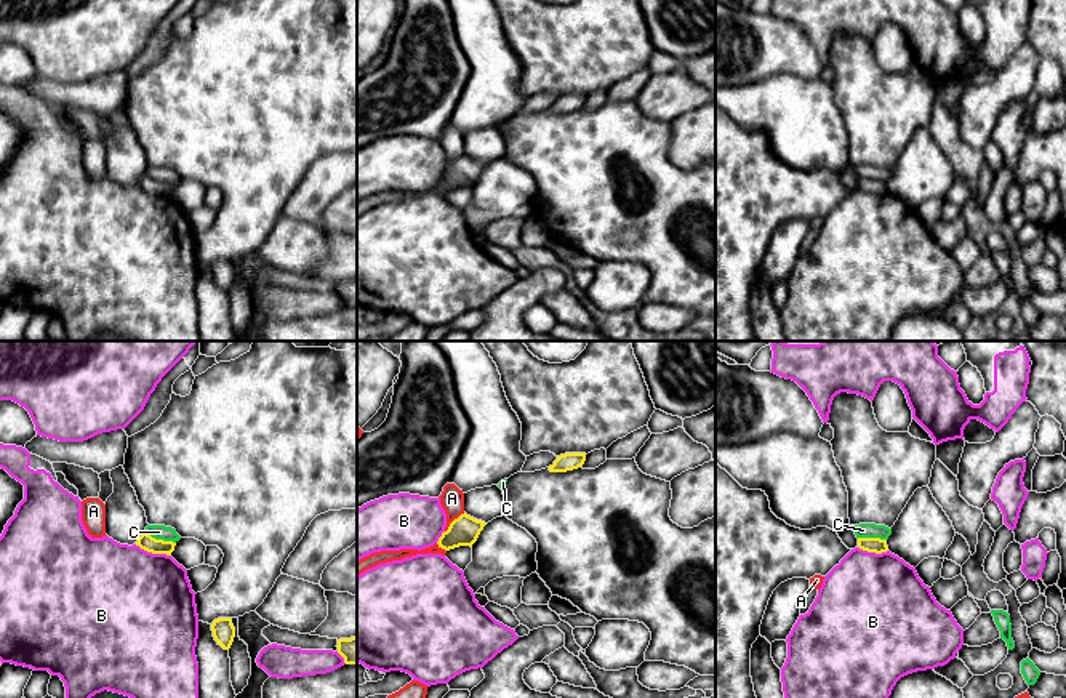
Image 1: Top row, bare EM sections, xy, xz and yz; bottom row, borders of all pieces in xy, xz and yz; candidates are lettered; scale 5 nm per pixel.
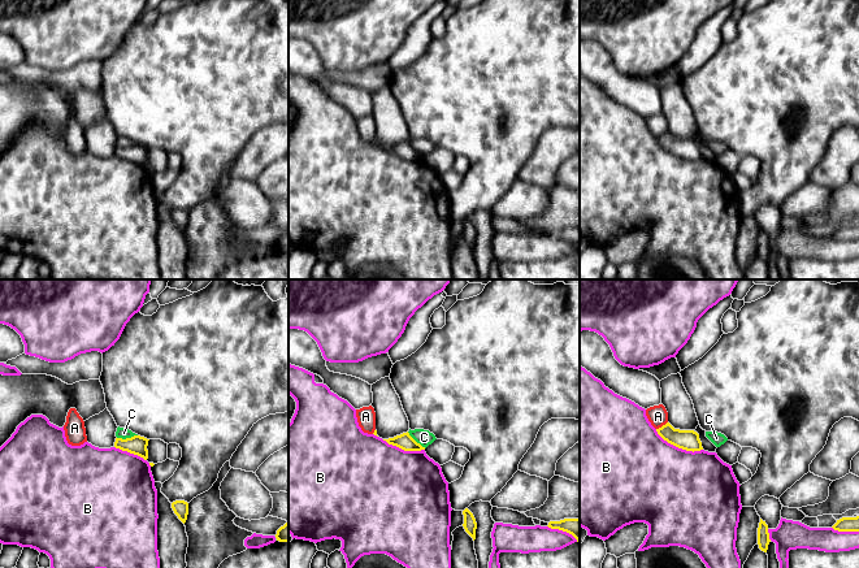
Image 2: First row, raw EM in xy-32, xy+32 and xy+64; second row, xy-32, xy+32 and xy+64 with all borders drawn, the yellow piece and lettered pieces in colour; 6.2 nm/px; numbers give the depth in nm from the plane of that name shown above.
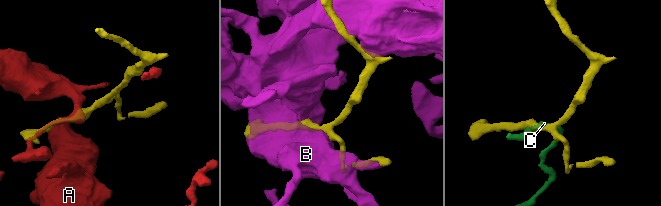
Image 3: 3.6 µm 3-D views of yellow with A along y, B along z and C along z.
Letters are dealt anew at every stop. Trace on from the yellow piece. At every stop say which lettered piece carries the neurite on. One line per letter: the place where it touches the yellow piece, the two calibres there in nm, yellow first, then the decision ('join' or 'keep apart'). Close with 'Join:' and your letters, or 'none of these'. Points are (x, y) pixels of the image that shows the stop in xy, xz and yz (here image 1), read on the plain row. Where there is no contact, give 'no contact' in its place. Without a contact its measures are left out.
A: xz (453, 162) | 150/120 nm | keep apart
B: xy (152, 194) | 80/500 nm | keep apart
C: xy (160, 181) | 80/80 nm | keep apart
Join: none of these

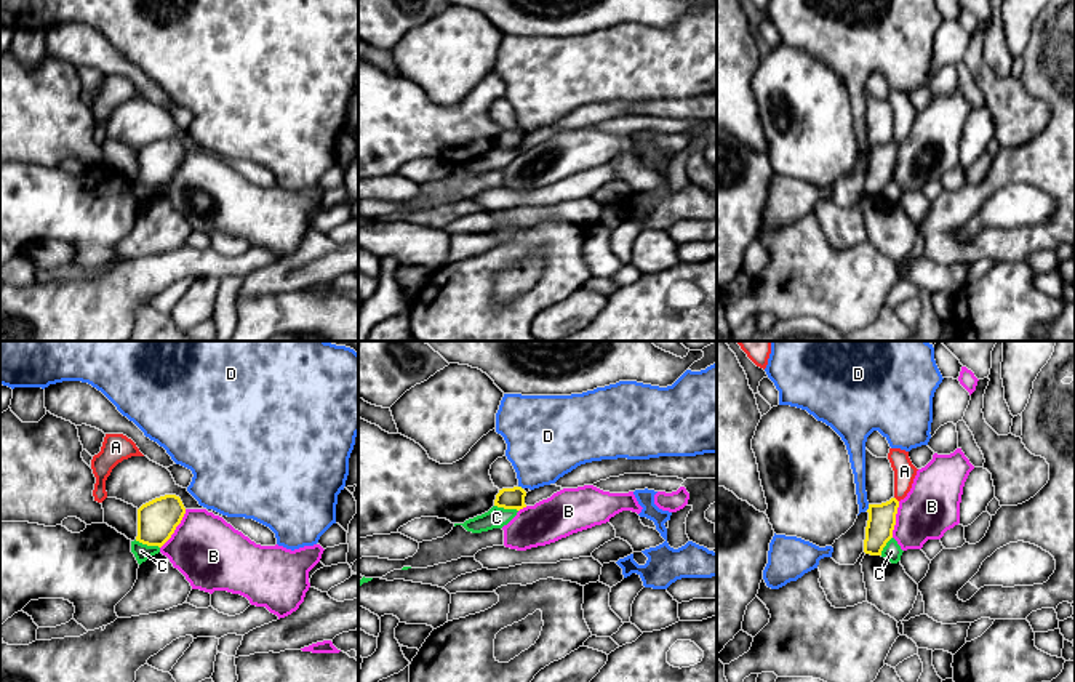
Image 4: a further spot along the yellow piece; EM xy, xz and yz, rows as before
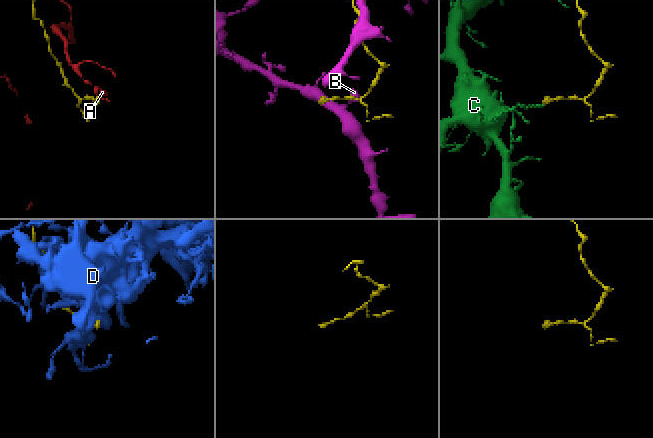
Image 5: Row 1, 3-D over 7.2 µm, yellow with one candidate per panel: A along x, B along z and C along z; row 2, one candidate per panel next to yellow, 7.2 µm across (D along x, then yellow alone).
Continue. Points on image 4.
A: yz (896, 141) | 140/110 nm | join
B: xy (175, 170) | 200/360 nm | keep apart
C: xy (147, 186) | 200/80 nm | keep apart
D: yz (869, 149) | 140/80 nm | keep apart
Join: A

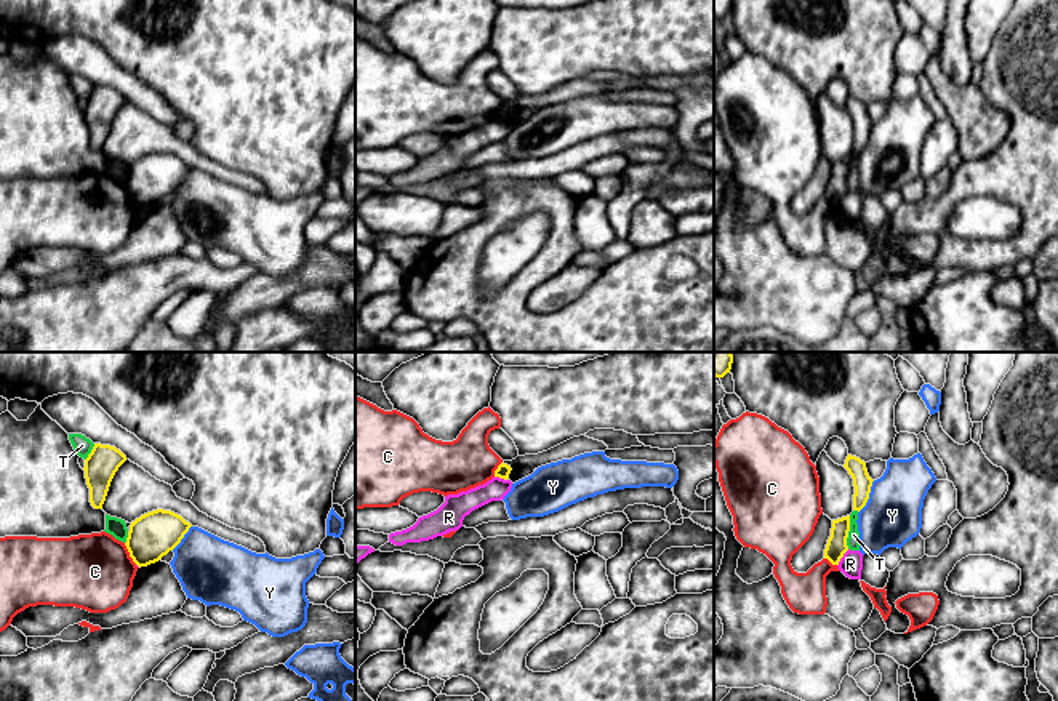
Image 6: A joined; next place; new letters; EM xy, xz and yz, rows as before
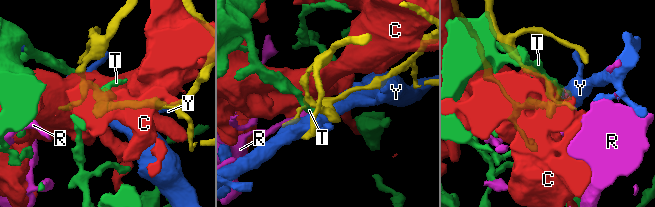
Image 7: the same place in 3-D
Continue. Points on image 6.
C: xy (130, 196) | 240/380 nm | keep apart
R: yz (842, 197) | 100/110 nm | keep apart
T: yz (849, 172) | 100/60 nm | keep apart
Y: yz (868, 138) | 90/300 nm | keep apart
Join: none of these

